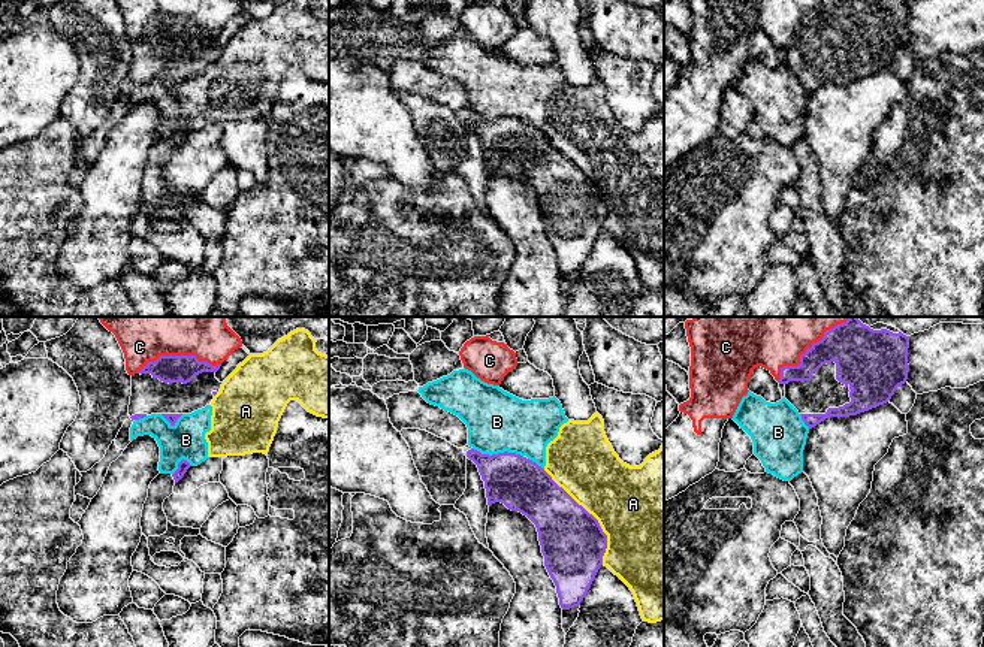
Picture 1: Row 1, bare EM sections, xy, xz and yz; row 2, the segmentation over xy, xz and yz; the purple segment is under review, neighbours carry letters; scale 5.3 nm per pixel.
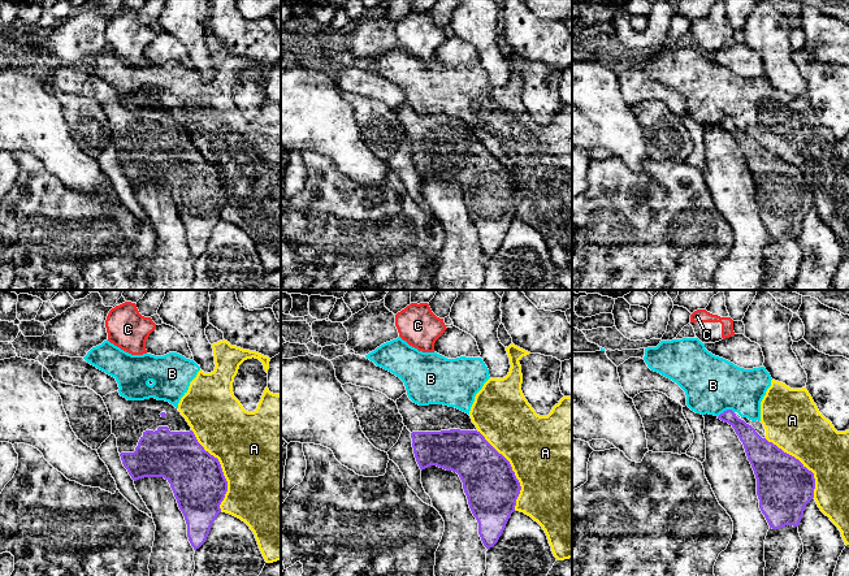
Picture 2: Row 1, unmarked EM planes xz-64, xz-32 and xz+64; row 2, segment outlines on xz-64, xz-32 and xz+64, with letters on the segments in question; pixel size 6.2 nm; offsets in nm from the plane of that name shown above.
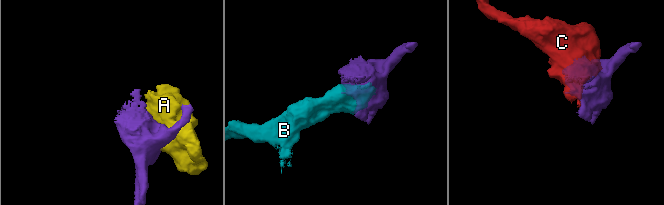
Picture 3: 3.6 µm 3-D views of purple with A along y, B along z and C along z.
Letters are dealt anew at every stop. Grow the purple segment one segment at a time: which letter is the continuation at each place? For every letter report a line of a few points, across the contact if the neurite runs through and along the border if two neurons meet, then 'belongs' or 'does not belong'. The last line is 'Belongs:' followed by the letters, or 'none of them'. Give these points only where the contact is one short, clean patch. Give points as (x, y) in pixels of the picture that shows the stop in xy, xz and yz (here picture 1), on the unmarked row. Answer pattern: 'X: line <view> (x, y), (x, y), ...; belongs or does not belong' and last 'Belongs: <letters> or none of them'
A: does not belong
B: line xz (473, 112), (489, 120), (515, 117), (522, 121); does not belong
C: does not belong
Belongs: none of them

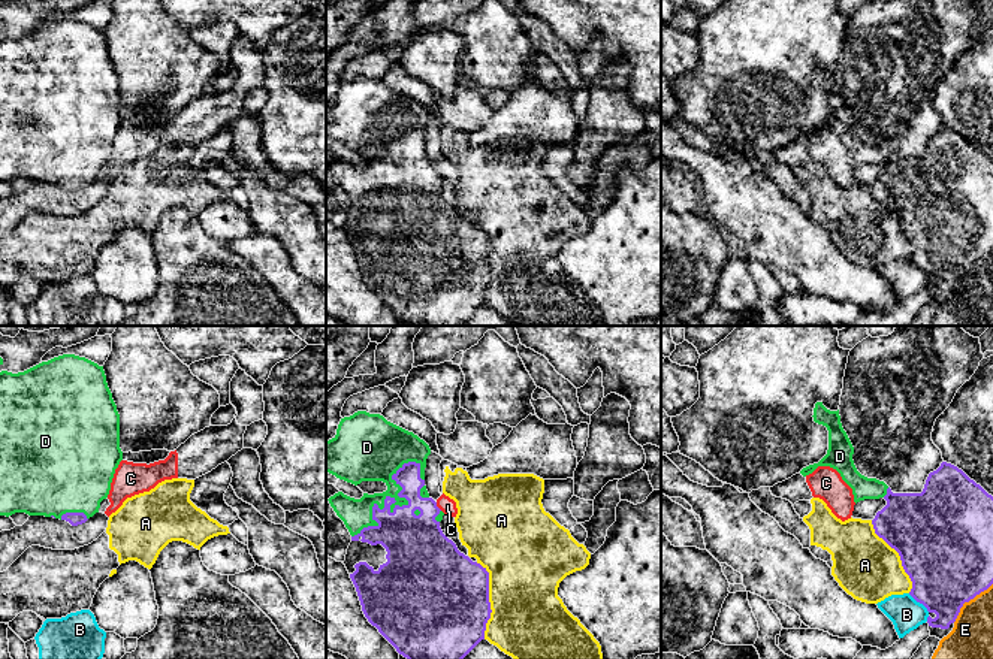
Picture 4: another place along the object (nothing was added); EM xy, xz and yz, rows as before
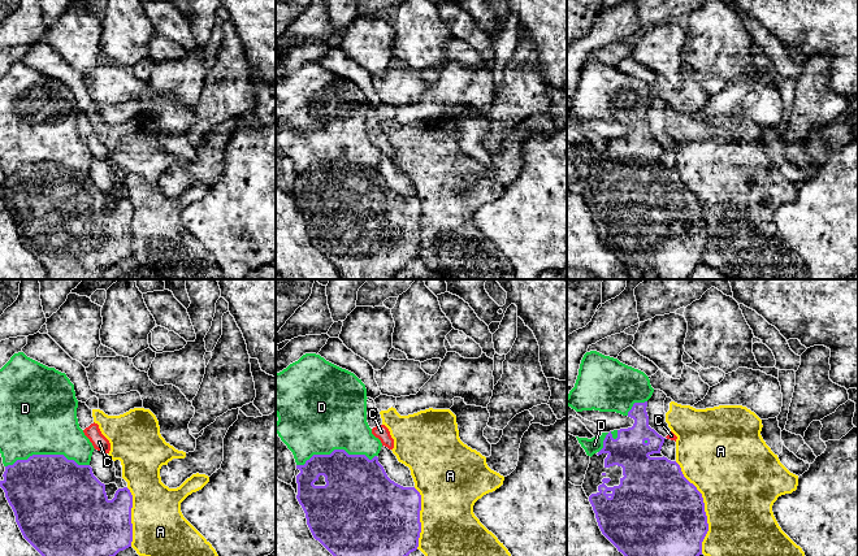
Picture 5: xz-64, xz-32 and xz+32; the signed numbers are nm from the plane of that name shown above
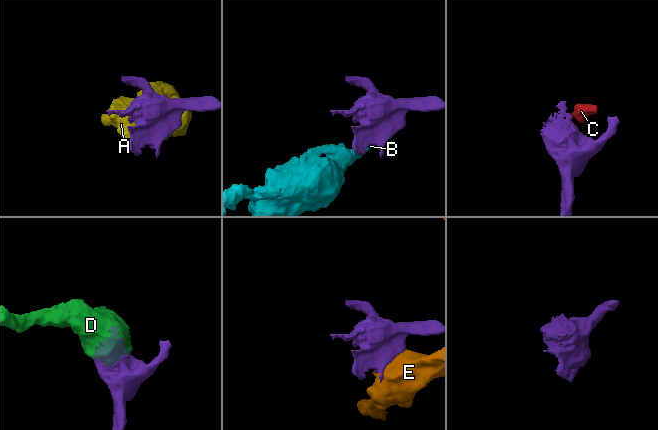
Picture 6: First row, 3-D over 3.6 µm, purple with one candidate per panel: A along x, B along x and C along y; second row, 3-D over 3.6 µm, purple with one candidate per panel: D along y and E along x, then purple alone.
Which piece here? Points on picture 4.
A: does not belong
B: does not belong
C: line xz (435, 168), (441, 175); does not belong
D: does not belong
E: does not belong
Belongs: none of them

